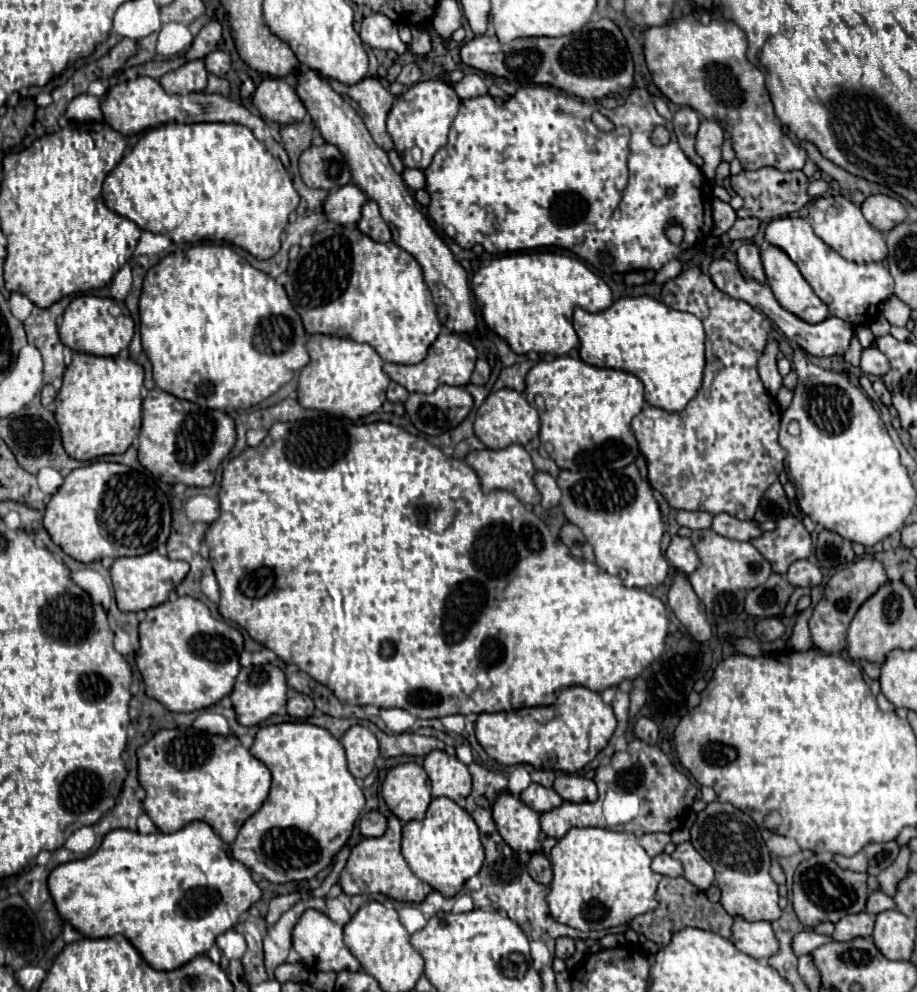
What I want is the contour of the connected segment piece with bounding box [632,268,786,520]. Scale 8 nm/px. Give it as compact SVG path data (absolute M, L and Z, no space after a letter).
M688 268L686 272L682 272L680 276L672 278L672 284L670 280L664 284L662 288L662 302L674 310L684 310L684 312L690 312L694 314L696 318L702 320L704 324L704 330L706 330L706 368L704 368L704 380L702 380L702 388L698 390L696 398L688 402L688 406L682 410L682 412L666 412L662 408L654 408L650 404L646 404L642 408L642 412L638 416L634 416L632 420L632 432L638 440L638 446L640 446L640 452L646 456L646 462L648 462L648 482L654 490L658 490L664 500L668 502L668 506L672 510L704 510L704 512L710 512L712 516L716 514L730 514L738 520L754 520L754 512L760 504L760 498L764 498L764 490L768 490L768 486L772 486L772 482L778 480L778 474L782 472L784 468L784 456L786 456L786 450L778 444L778 424L780 424L780 406L776 402L776 398L762 386L762 380L758 376L758 370L756 370L756 362L758 358L762 356L764 348L766 348L766 340L768 340L768 332L772 330L772 322L756 308L752 308L750 304L742 302L742 300L734 300L730 298L728 294L720 292L708 274L700 272L700 268Z

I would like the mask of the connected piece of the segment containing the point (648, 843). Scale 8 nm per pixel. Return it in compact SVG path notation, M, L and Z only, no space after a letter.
M658 832L658 834L644 834L644 836L640 838L642 848L644 848L652 858L654 858L656 854L662 854L668 842L670 842L670 834L662 834L662 832Z

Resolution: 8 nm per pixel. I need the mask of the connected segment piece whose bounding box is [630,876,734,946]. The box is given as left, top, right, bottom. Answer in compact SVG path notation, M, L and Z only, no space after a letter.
M680 876L680 878L662 878L662 882L658 886L658 892L656 892L656 898L660 902L658 908L652 910L652 912L636 916L630 922L630 928L636 930L638 934L644 934L648 940L656 942L658 946L666 946L670 942L672 934L686 928L686 926L710 930L710 932L716 932L724 938L732 936L734 918L722 908L720 902L716 902L716 904L710 902L708 896L704 892L700 892L698 888L694 888L684 876Z

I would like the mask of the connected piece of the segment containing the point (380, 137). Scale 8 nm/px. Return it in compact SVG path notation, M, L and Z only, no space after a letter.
M366 76L352 86L346 86L328 78L326 82L344 98L344 102L348 102L362 116L374 142L382 150L392 150L392 138L386 132L386 114L392 108L394 98L380 84L380 80L376 76Z

